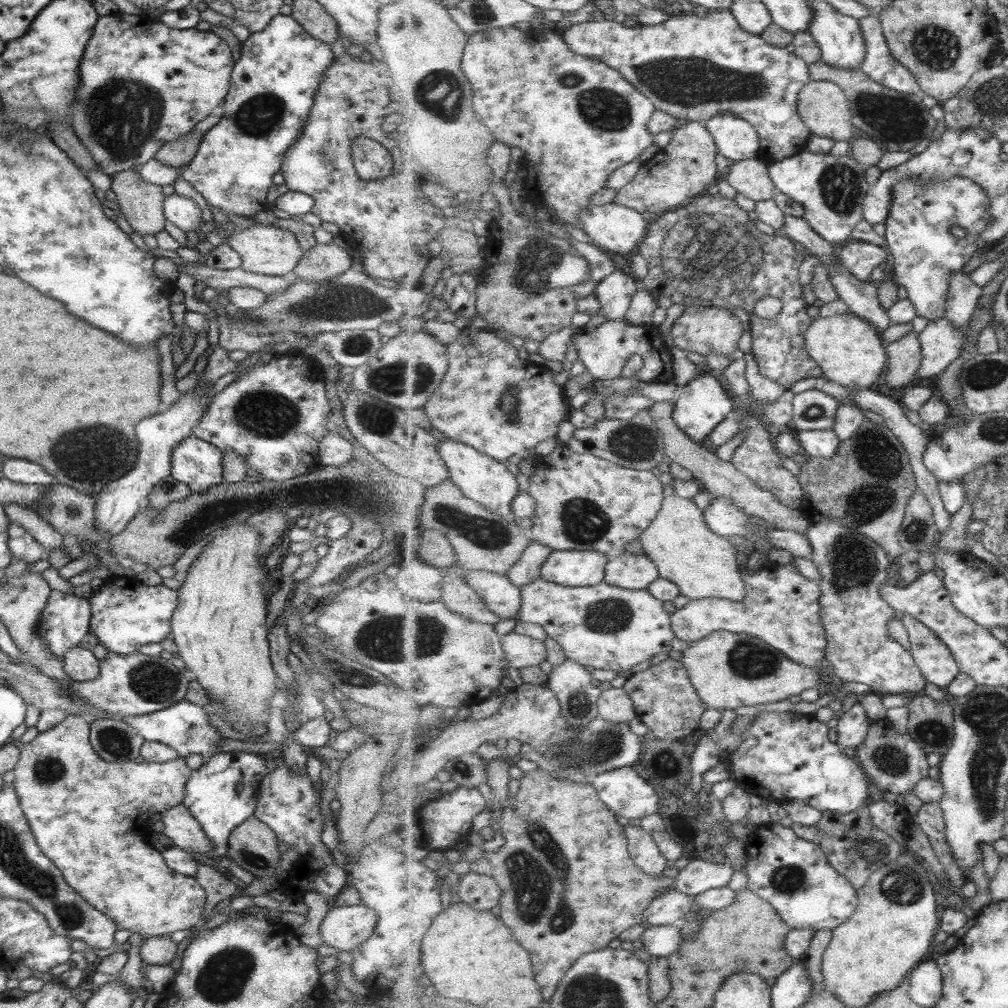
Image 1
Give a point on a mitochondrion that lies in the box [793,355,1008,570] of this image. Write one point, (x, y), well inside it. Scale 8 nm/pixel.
(873, 453)

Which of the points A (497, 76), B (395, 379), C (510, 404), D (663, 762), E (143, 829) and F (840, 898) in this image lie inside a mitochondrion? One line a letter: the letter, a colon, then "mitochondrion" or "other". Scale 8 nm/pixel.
A: other
B: mitochondrion
C: mitochondrion
D: mitochondrion
E: other
F: other

